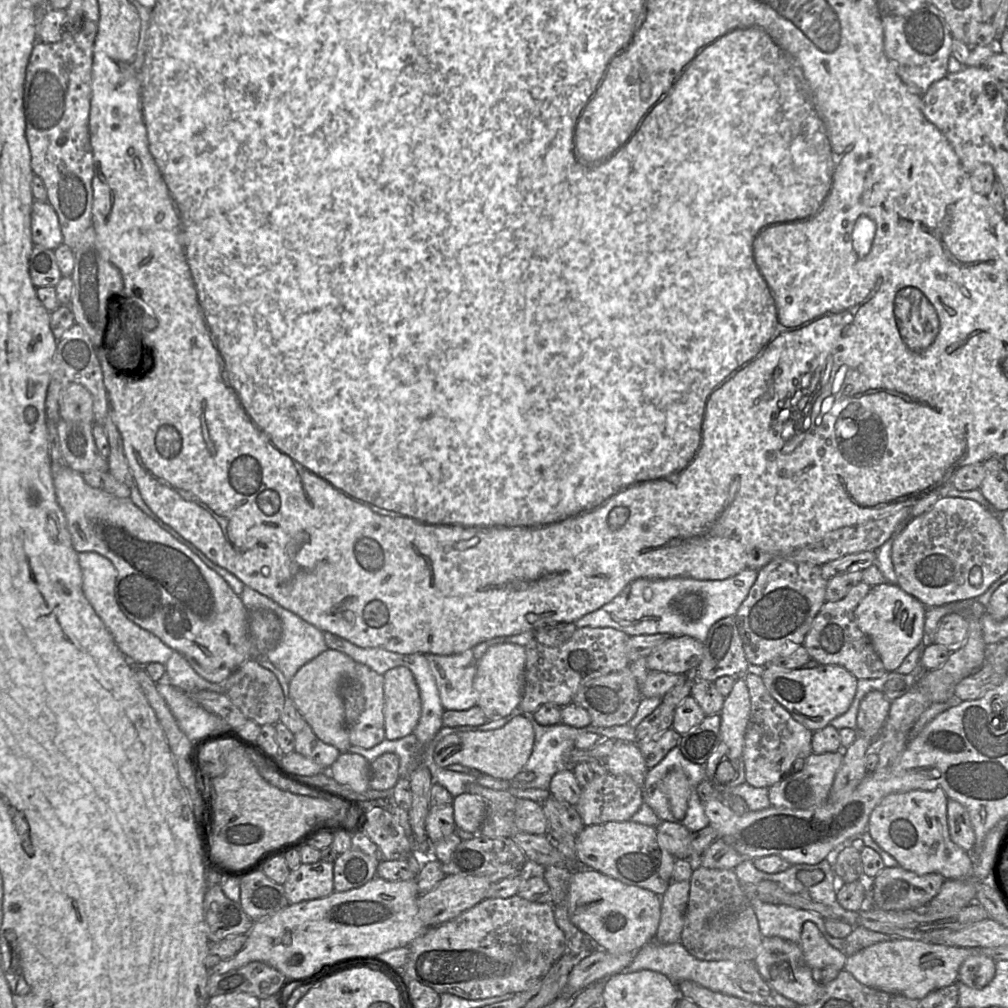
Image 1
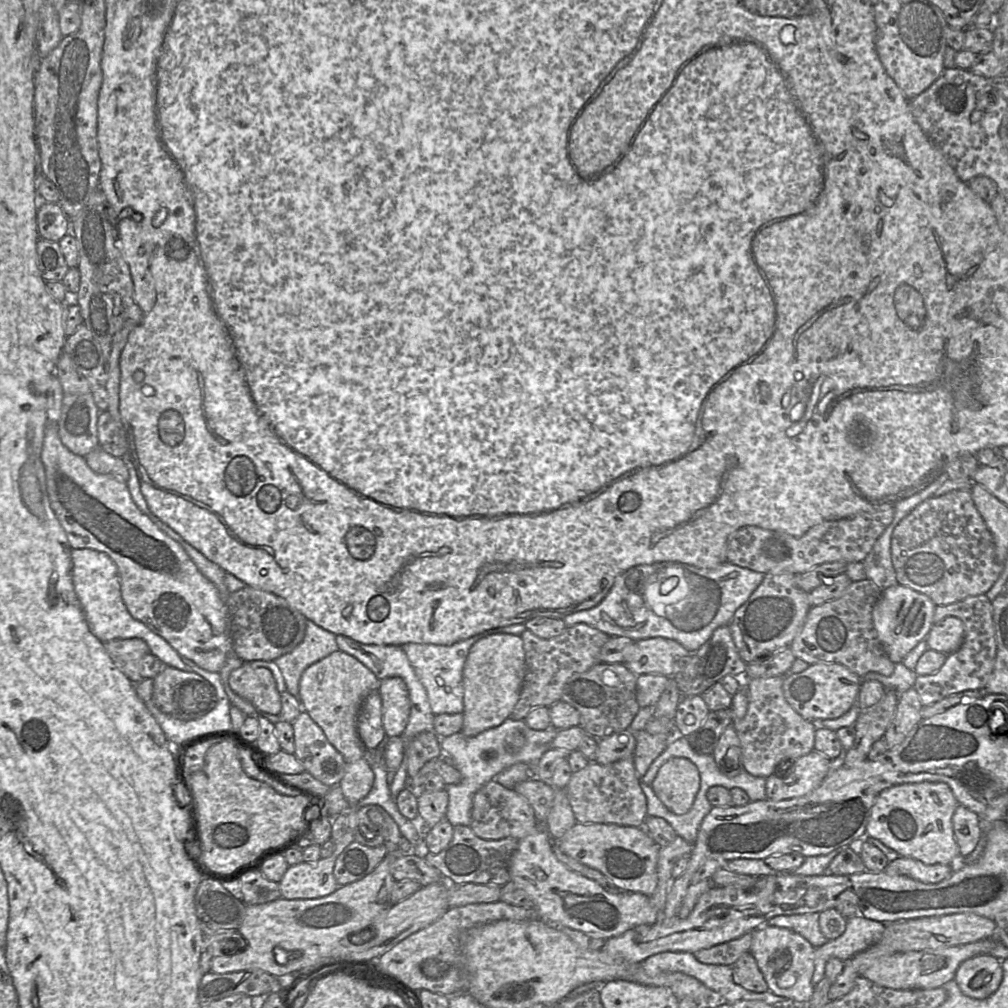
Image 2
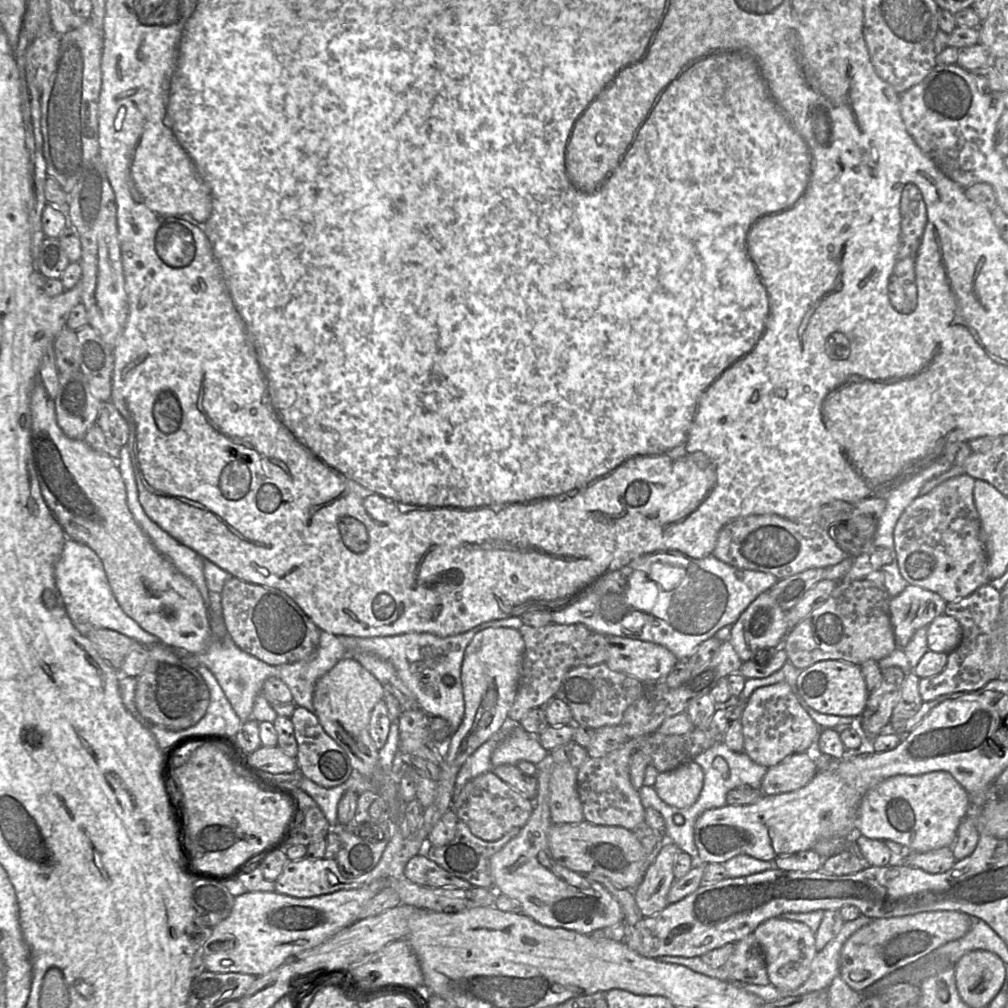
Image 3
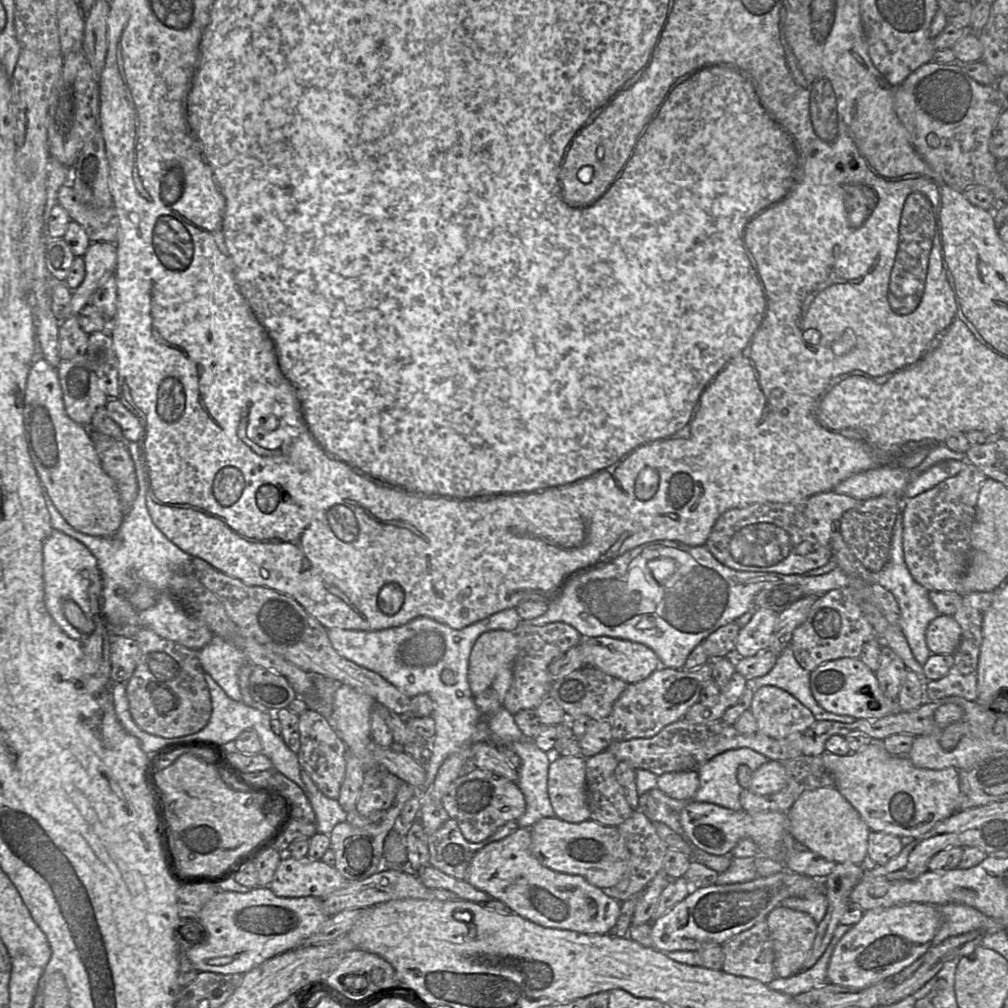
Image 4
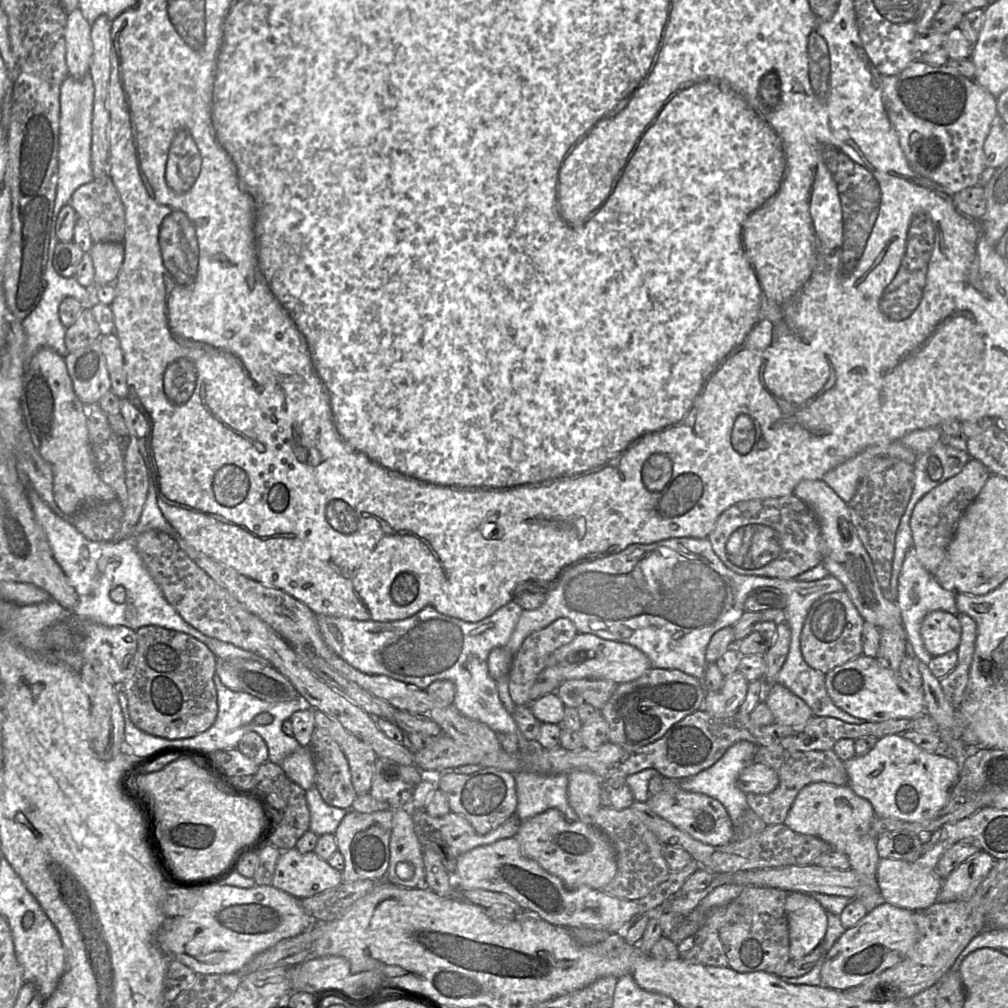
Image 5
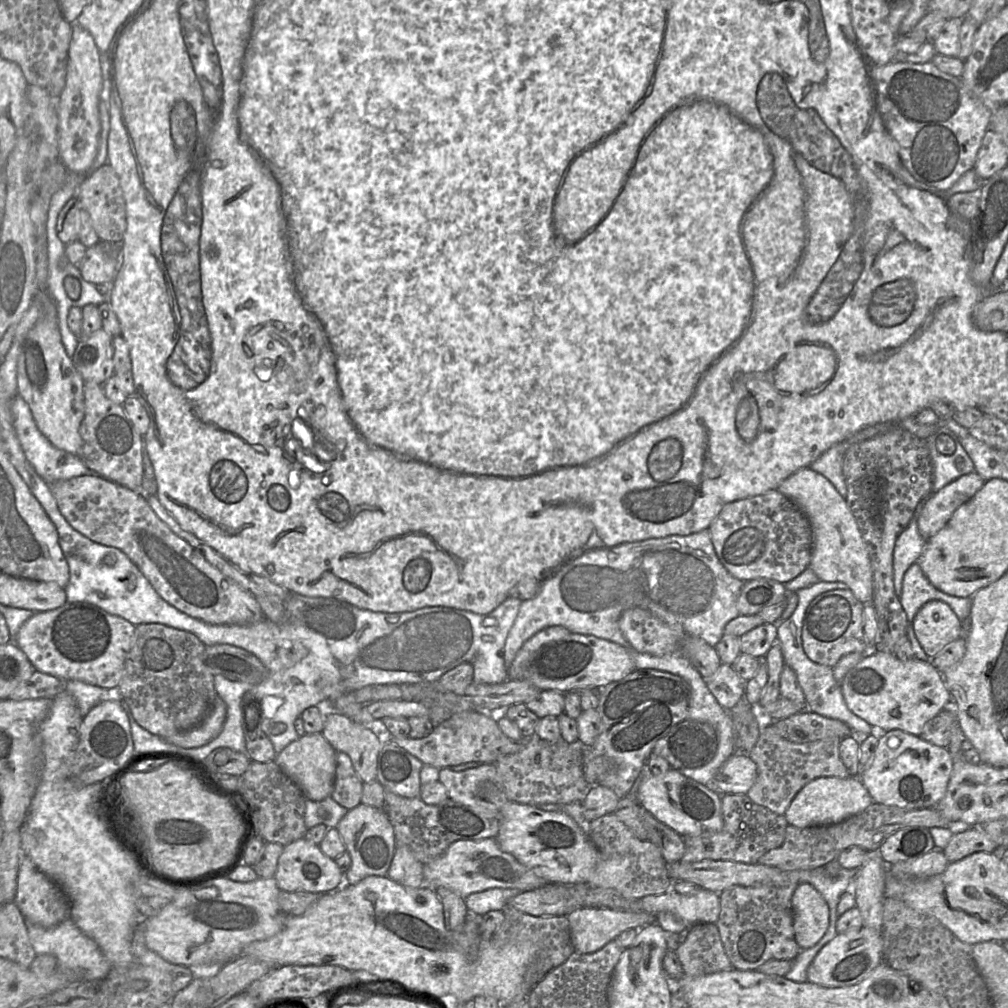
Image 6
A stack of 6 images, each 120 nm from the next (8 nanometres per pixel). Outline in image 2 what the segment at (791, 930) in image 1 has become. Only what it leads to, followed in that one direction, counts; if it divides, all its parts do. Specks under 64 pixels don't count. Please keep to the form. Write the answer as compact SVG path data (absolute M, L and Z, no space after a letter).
M819 913L775 916L767 921L767 925L787 928L803 936L814 948L827 943L819 926Z

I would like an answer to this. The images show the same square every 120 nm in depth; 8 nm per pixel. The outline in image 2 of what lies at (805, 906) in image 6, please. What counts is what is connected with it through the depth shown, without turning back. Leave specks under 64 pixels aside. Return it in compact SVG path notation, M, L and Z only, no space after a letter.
M763 925L753 931L750 948L768 988L792 1004L806 1005L814 992L814 947L800 934L787 928Z

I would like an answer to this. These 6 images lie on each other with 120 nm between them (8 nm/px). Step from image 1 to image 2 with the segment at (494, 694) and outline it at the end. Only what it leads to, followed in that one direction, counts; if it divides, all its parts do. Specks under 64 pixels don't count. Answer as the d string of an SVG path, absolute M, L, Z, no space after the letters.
M496 633L477 641L463 670L464 710L461 732L467 736L499 726L512 714L525 677L524 642L520 635Z

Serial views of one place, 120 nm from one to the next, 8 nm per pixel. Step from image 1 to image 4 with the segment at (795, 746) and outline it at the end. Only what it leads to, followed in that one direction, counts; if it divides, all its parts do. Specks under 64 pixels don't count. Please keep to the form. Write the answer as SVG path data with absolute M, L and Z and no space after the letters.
M775 686L758 688L749 710L756 719L757 732L776 739L803 732L816 722L808 708Z

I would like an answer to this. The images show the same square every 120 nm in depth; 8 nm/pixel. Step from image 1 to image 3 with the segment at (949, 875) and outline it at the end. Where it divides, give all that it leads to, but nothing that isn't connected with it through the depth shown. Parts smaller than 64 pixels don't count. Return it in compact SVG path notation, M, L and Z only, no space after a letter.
M932 771L921 775L895 775L869 789L863 796L856 818L856 832L871 839L890 840L902 845L908 852L928 852L953 846L961 821L972 810L970 795L946 771Z

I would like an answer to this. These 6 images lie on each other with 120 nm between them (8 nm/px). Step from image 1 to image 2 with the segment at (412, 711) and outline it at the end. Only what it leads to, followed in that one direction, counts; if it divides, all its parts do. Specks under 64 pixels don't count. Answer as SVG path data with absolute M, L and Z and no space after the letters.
M394 676L380 680L379 692L385 734L387 737L401 736L410 714L408 688L402 678Z

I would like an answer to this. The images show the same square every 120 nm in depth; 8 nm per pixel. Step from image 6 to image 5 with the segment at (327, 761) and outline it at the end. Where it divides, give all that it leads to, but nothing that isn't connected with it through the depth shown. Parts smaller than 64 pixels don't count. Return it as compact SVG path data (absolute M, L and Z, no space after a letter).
M301 746L286 756L280 767L293 782L305 791L315 786L314 757L308 746Z

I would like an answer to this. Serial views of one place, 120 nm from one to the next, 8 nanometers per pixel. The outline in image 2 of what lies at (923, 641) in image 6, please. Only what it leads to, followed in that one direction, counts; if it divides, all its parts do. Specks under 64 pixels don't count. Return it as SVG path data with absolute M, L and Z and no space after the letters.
M948 616L934 623L926 637L928 648L950 654L962 644L965 636L963 622L954 616Z

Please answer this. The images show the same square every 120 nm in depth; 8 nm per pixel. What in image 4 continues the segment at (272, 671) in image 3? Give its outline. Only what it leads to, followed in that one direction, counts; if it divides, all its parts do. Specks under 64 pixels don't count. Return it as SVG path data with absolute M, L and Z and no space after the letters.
M217 635L197 651L204 672L209 673L230 698L241 701L239 670L250 663L246 655Z

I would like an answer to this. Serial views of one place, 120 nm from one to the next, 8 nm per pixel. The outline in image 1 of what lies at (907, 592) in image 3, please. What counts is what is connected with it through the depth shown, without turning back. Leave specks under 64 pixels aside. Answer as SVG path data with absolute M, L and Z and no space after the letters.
M883 583L883 584L878 584L873 587L871 587L870 591L868 594L860 601L858 604L856 610L855 610L855 619L858 624L858 627L860 630L866 634L870 640L872 641L872 644L878 653L879 657L881 658L884 667L888 672L893 672L895 671L903 662L905 657L915 648L918 646L923 646L922 645L922 638L924 634L924 624L925 624L925 618L926 618L926 611L927 607L921 603L919 600L917 600L915 597L911 596L908 594L906 591L904 591L898 584L889 584L889 583Z

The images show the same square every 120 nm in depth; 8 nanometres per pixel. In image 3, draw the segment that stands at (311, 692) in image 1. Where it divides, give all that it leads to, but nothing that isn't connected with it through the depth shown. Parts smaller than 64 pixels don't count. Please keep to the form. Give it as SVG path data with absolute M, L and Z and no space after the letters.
M352 656L342 658L319 678L313 692L315 715L327 734L346 752L352 768L373 784L374 791L388 807L399 801L398 777L386 774L379 765L379 749L369 735L369 721L374 706L386 691L378 679Z

